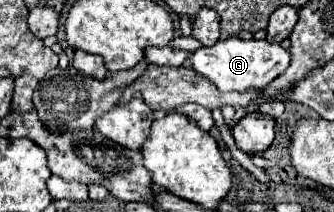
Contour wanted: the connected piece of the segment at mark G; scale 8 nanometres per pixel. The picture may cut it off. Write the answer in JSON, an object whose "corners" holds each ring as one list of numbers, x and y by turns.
{"corners":[[228,37,218,39,212,47,196,49,194,53,190,53,188,63,192,63,192,69,204,75,220,91,244,91,250,87,262,89,286,71,286,67,290,65,290,51,284,49,280,43,268,43,266,39,246,41,240,37]]}

